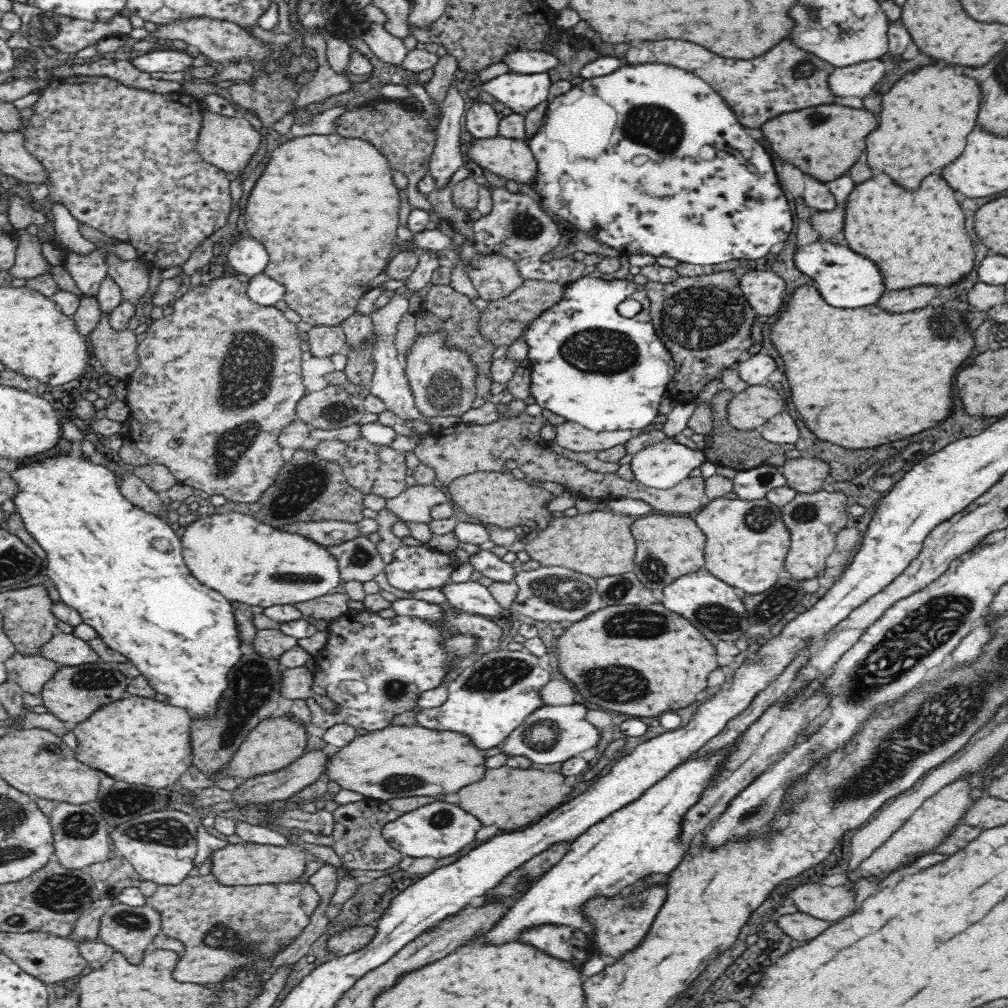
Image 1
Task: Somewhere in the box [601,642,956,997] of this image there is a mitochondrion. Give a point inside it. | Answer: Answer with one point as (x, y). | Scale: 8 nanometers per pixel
(756, 811)

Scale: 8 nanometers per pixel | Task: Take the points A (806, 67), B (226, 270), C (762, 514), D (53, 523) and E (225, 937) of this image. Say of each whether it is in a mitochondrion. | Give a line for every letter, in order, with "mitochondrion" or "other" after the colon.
A: mitochondrion
B: other
C: mitochondrion
D: other
E: mitochondrion

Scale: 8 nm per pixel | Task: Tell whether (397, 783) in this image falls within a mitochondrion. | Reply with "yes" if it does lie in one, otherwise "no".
yes

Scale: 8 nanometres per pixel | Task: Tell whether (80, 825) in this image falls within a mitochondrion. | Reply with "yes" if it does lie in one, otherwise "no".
yes

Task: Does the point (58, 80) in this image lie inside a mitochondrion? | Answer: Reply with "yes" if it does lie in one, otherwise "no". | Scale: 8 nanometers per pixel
no

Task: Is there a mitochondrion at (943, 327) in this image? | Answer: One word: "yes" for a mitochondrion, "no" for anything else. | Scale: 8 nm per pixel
yes

